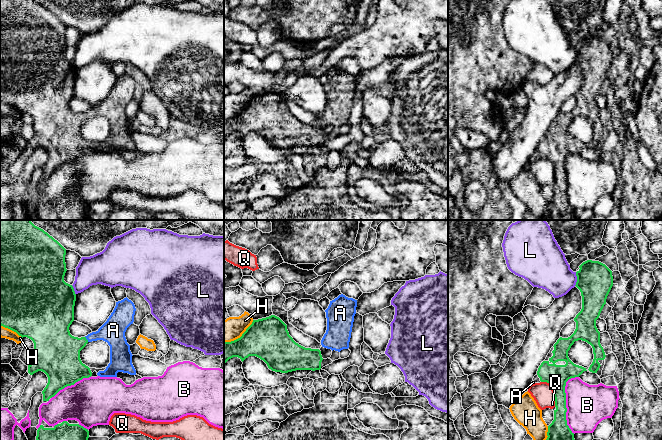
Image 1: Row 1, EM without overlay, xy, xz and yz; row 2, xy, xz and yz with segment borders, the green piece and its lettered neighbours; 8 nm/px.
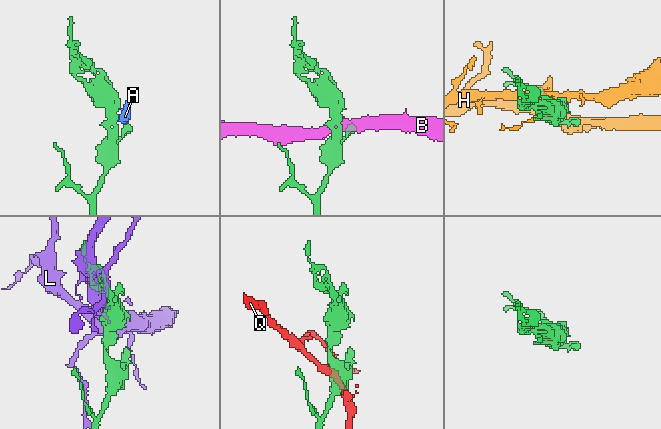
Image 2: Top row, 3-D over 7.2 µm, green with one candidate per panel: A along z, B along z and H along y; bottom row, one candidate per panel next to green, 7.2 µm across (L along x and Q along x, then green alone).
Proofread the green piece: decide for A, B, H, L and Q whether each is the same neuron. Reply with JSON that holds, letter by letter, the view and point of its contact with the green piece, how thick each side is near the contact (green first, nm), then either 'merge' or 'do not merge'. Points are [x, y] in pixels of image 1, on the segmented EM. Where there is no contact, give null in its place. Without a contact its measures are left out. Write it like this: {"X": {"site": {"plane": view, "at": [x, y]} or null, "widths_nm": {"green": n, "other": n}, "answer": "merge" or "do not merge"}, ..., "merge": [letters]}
{"A": {"site": {"plane": "xy", "at": [86, 339]}, "widths_nm": {"green": 360, "other": 190}, "answer": "merge"}, "B": {"site": {"plane": "yz", "at": [565, 402]}, "widths_nm": {"green": 180, "other": 340}, "answer": "do not merge"}, "H": {"site": {"plane": "xz", "at": [241, 336]}, "widths_nm": {"green": 340, "other": 180}, "answer": "do not merge"}, "L": {"site": {"plane": "yz", "at": [577, 279]}, "widths_nm": {"green": 280, "other": 320}, "answer": "do not merge"}, "Q": {"site": {"plane": "yz", "at": [554, 391]}, "widths_nm": {"green": 180, "other": 170}, "answer": "do not merge"}, "merge": ["A"]}

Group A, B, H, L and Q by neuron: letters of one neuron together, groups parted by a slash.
A / B / H / L / Q

